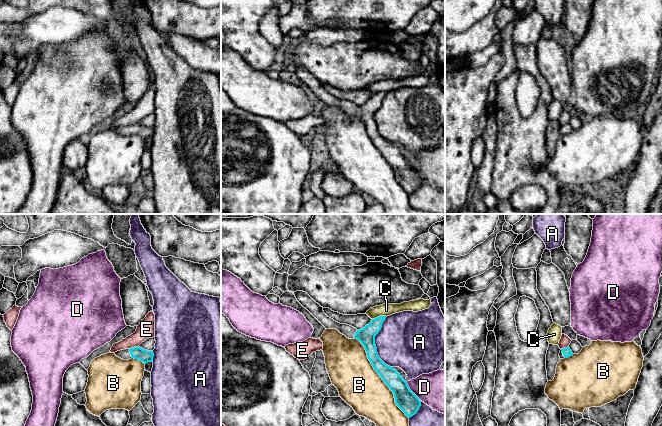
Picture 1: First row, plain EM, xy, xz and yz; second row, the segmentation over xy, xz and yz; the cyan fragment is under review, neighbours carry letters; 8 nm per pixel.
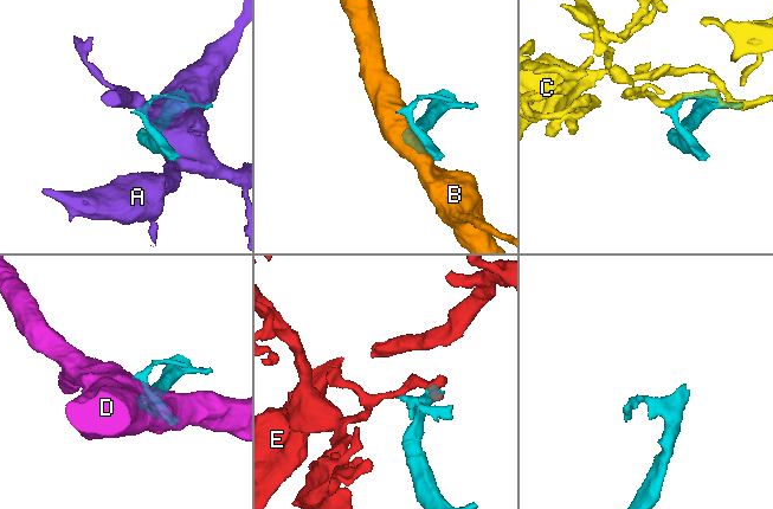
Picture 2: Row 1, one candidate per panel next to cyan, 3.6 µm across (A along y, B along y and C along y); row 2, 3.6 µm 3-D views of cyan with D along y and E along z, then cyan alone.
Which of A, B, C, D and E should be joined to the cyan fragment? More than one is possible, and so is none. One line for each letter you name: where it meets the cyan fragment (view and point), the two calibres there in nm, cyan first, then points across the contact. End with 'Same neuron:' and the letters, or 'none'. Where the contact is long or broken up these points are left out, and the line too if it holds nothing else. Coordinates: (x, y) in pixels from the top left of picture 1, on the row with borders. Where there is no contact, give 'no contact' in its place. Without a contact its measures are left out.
Same neuron: none

